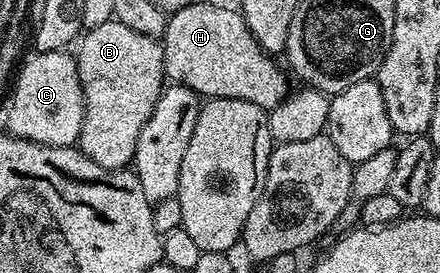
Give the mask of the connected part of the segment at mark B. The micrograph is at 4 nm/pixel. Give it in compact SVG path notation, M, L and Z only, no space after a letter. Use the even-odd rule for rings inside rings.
M112 18L104 25L89 28L81 36L77 47L78 77L84 93L84 121L77 146L92 161L96 161L96 165L107 167L110 171L125 168L134 158L140 129L144 129L144 121L152 117L152 109L156 109L156 101L164 90L161 42L144 37L144 33L135 33L128 29L128 25L120 25L120 21Z

